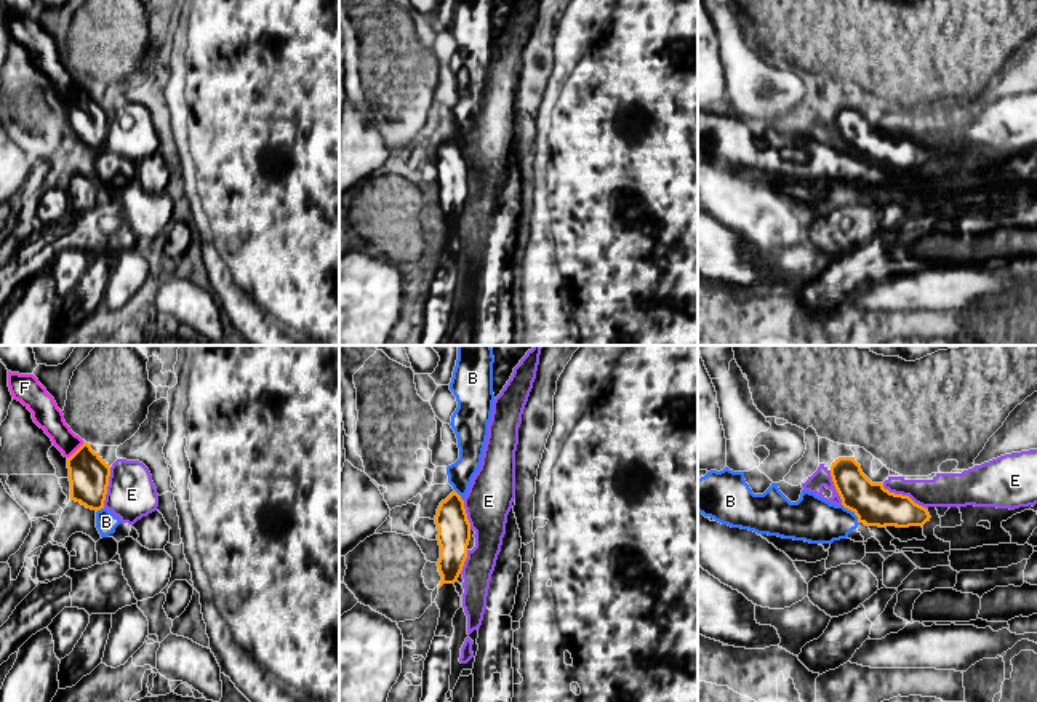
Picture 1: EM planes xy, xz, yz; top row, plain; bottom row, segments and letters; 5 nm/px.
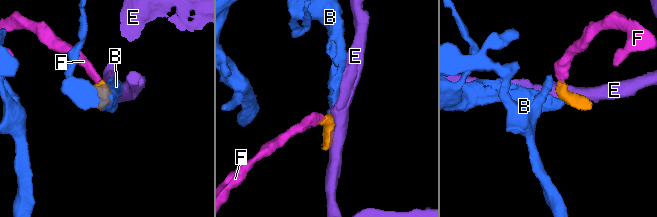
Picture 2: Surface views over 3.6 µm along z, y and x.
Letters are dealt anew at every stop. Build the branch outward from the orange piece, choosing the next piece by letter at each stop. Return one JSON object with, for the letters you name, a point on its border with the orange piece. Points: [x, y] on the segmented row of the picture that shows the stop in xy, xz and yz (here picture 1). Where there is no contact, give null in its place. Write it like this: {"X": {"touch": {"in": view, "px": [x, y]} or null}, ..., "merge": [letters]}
{"F": {"touch": {"in": "xy", "px": [77, 450]}}, "merge": ["F"]}

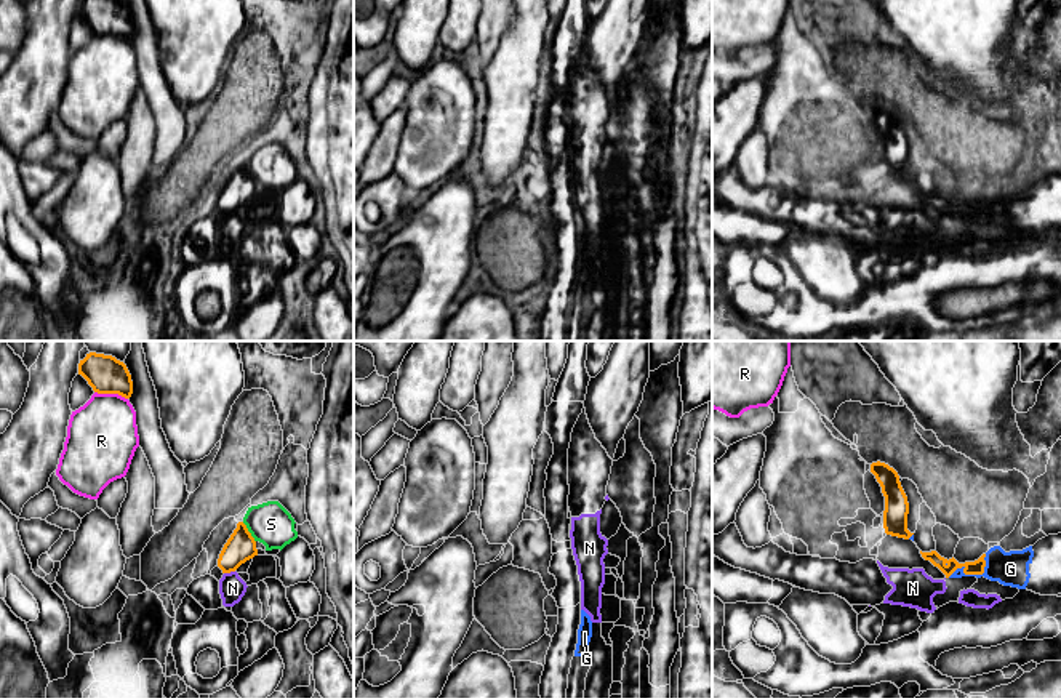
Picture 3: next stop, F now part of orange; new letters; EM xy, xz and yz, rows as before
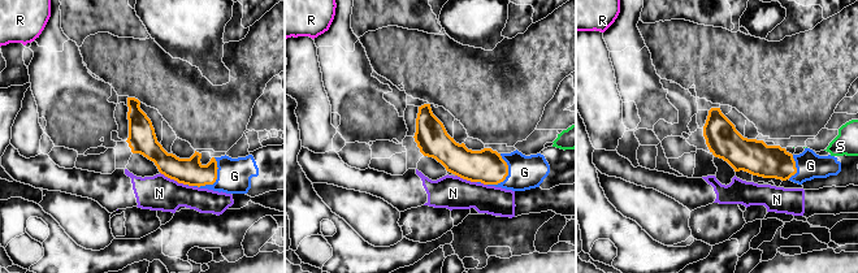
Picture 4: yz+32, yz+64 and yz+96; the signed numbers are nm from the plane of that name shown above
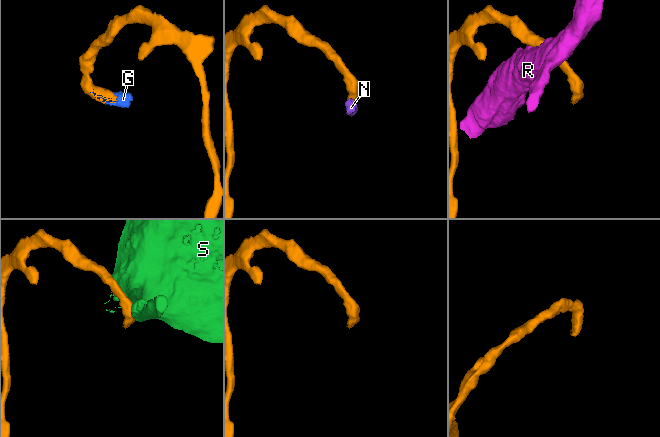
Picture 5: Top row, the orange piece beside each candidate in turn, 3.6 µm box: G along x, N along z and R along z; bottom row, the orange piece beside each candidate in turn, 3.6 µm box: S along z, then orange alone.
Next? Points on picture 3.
{"G": {"touch": {"in": "yz", "px": [973, 573]}}, "merge": ["G"]}

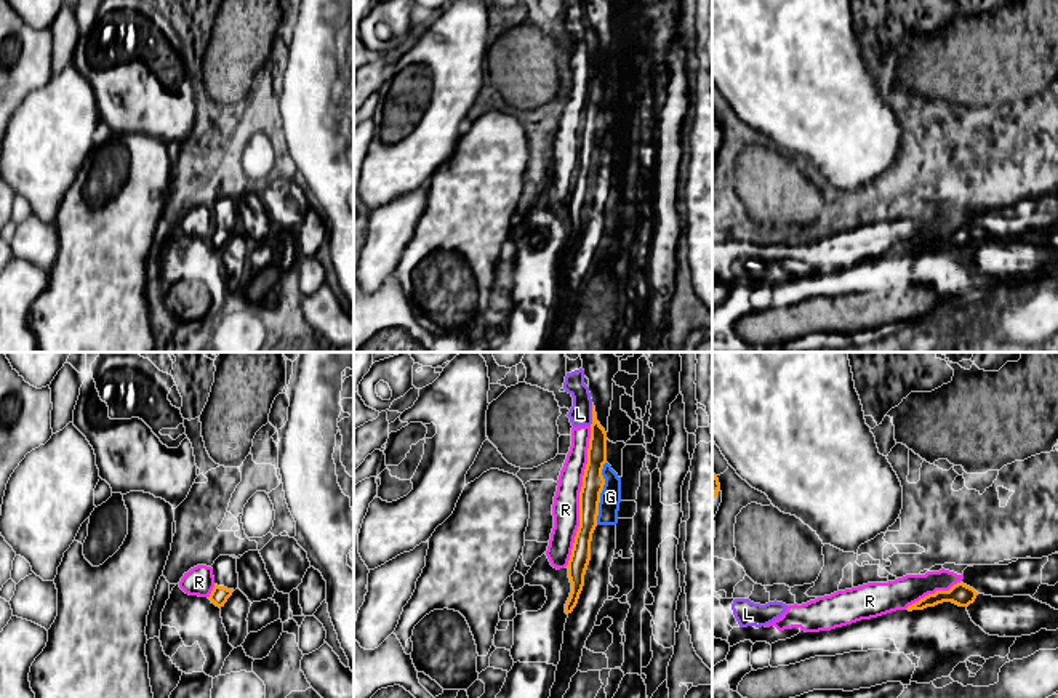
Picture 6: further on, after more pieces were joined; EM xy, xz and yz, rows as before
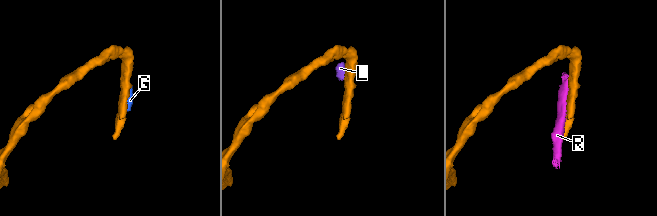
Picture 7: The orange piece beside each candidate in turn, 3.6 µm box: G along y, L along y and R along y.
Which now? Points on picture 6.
{"merge": []}

